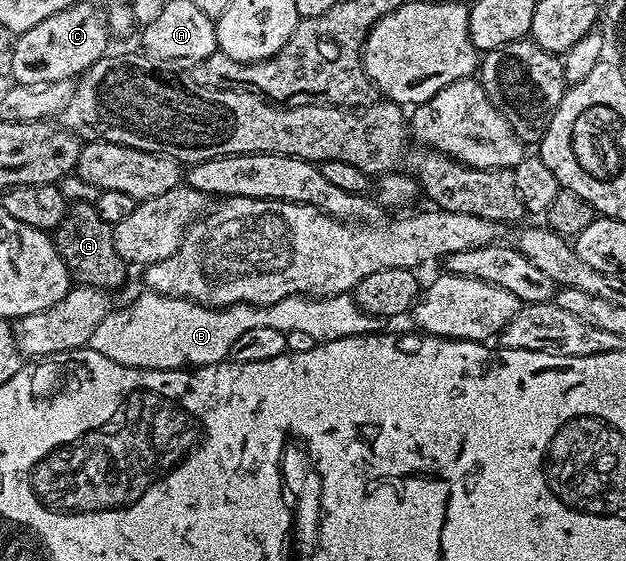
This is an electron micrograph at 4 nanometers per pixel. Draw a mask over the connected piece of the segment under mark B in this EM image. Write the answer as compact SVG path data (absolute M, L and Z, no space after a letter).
M143 291L128 309L112 308L108 311L105 319L97 323L97 331L93 331L89 347L134 369L182 369L216 365L218 361L228 360L233 343L253 327L275 327L282 333L302 331L313 335L318 343L377 333L384 325L384 318L367 314L354 296L346 293L318 299L296 295L266 307L228 305L226 309L213 309L185 297L163 297L160 293Z

